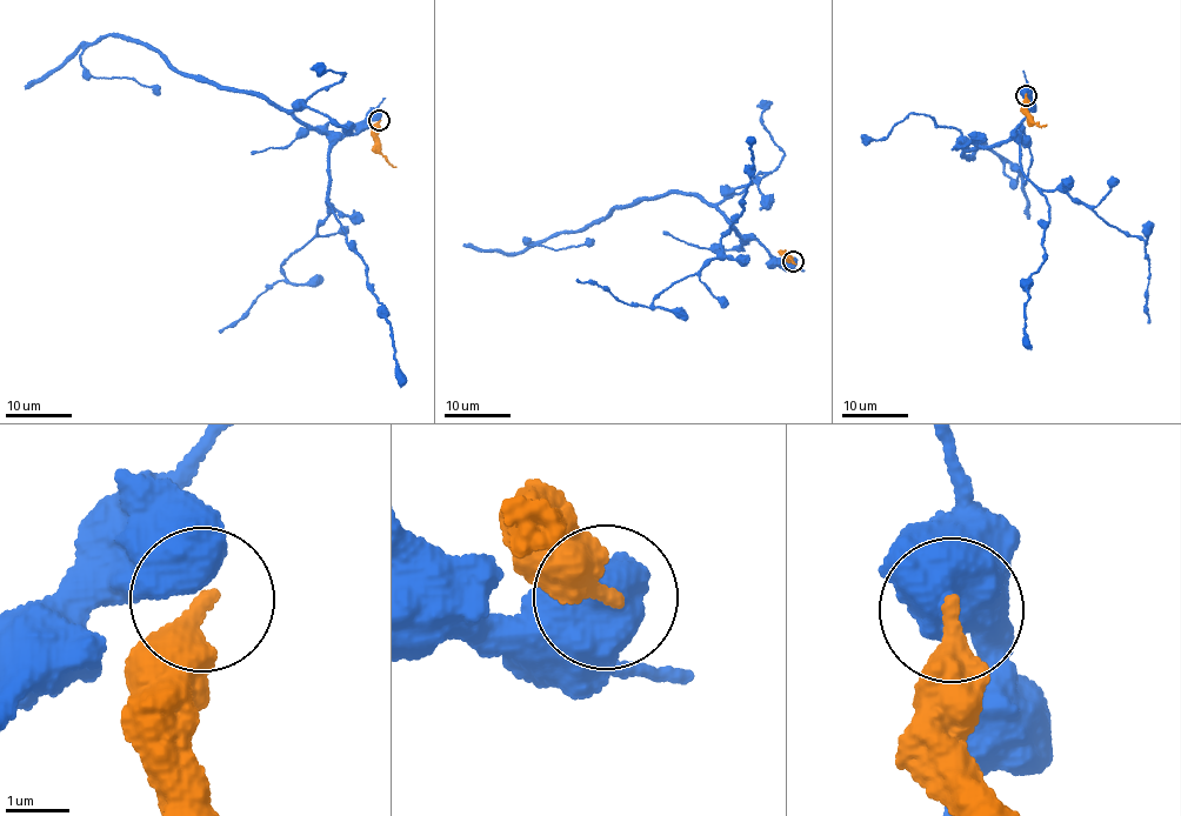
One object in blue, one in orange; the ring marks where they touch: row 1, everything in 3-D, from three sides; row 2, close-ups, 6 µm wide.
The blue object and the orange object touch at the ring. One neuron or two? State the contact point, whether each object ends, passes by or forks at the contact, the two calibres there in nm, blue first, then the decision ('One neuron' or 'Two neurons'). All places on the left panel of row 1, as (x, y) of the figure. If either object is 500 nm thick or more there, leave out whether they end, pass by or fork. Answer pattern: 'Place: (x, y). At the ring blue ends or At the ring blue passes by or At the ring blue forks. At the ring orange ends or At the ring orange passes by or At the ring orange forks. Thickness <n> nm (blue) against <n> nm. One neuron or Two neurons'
Place: (379, 120). Thickness 700 nm (blue) against 380 nm. Two neurons

